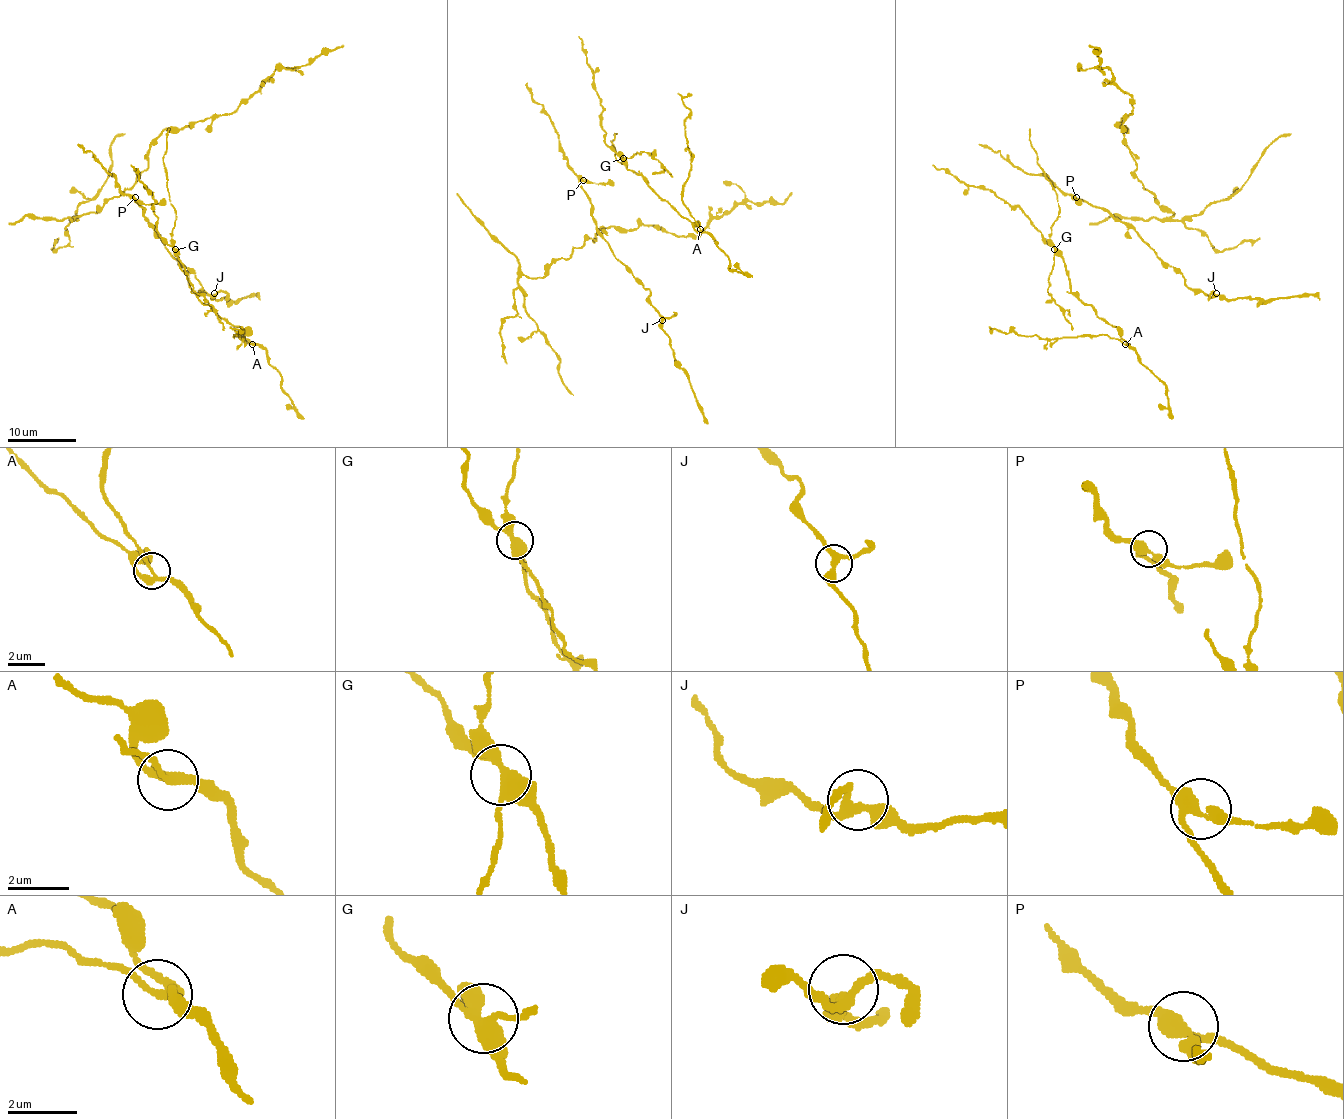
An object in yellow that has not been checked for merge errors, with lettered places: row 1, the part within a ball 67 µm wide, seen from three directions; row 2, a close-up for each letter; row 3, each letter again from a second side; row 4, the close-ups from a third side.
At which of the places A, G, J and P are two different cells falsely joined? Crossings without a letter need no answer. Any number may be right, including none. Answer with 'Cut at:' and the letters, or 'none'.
Cut at: A, G

